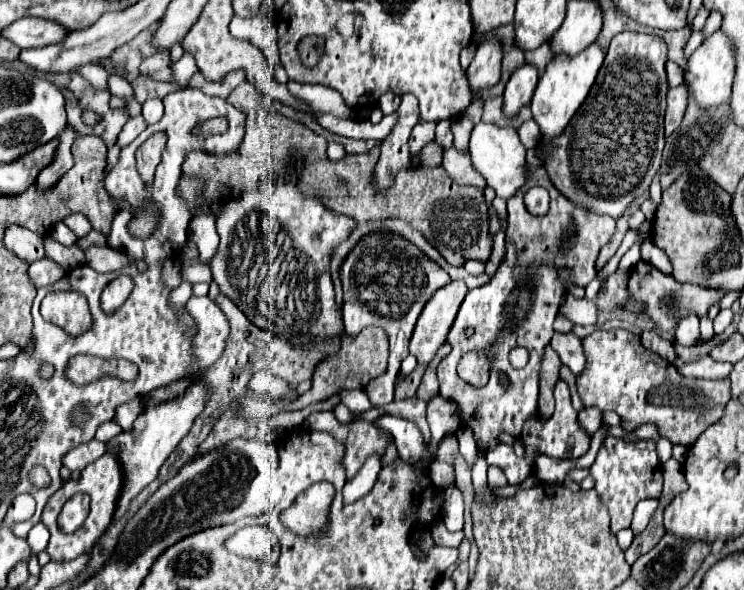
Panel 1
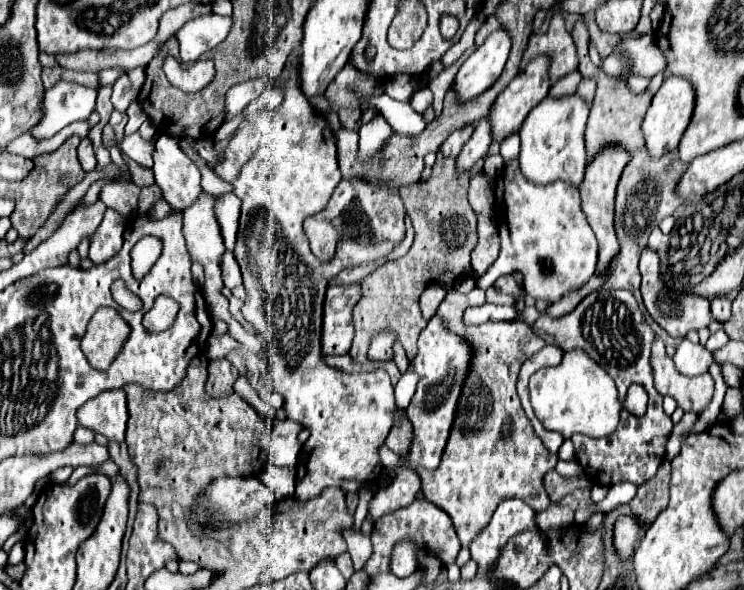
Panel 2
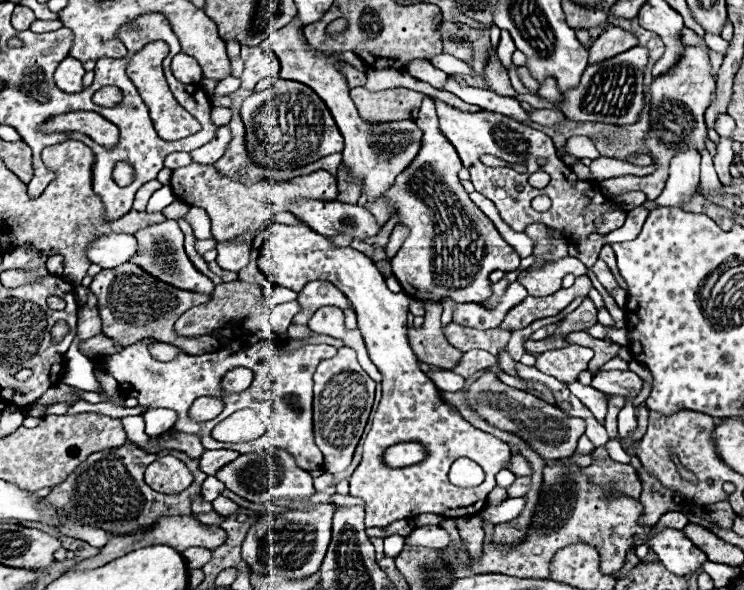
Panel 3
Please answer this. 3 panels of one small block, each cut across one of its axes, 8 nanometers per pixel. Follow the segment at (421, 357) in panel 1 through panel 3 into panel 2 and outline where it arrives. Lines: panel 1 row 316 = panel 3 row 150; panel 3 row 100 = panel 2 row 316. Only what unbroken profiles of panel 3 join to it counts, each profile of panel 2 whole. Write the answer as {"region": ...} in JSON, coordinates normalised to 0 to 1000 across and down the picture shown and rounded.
{"region":[[[589,481],[573,485],[570,498],[565,502],[565,525],[567,525],[570,542],[578,542],[586,532],[586,525],[597,505],[599,505],[599,492],[594,485],[589,485]]]}

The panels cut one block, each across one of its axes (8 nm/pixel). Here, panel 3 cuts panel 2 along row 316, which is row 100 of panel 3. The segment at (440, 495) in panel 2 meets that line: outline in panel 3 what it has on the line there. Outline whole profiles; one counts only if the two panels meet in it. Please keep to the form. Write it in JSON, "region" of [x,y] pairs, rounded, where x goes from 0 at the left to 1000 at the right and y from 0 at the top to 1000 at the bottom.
{"region":[[[495,119],[495,136],[492,136],[492,149],[495,153],[522,153],[522,149],[543,147],[554,151],[556,154],[569,158],[581,166],[589,166],[616,186],[624,186],[624,190],[642,190],[647,186],[644,180],[634,176],[626,176],[621,173],[618,166],[613,166],[610,159],[605,156],[594,156],[594,153],[586,153],[575,139],[567,139],[543,122],[543,119]]]}

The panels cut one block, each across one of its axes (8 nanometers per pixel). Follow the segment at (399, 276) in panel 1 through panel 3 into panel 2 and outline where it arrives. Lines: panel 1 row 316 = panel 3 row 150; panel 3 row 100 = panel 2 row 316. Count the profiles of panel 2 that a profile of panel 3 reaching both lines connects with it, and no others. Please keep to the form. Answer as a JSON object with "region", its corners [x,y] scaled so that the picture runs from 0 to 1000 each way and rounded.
{"region":[[[484,478],[468,485],[444,485],[435,508],[435,559],[433,593],[435,600],[460,603],[468,600],[476,573],[473,525],[487,502]]]}

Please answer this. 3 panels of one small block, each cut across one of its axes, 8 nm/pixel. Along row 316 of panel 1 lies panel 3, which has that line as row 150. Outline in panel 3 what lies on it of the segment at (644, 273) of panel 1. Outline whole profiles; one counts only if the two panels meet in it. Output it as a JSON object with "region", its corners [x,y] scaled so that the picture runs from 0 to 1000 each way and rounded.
{"region":[[[922,78],[919,95],[914,95],[914,108],[903,115],[903,122],[895,122],[892,129],[882,129],[876,146],[876,190],[874,190],[874,224],[868,247],[874,251],[874,261],[882,278],[882,292],[874,298],[833,298],[806,308],[806,322],[820,332],[825,329],[841,329],[849,322],[866,325],[871,339],[879,339],[892,322],[895,302],[898,302],[898,278],[909,258],[917,258],[919,251],[938,251],[946,254],[946,234],[949,234],[949,210],[946,210],[946,190],[957,176],[957,156],[960,156],[960,132],[954,125],[954,102],[952,88],[944,78]]]}

